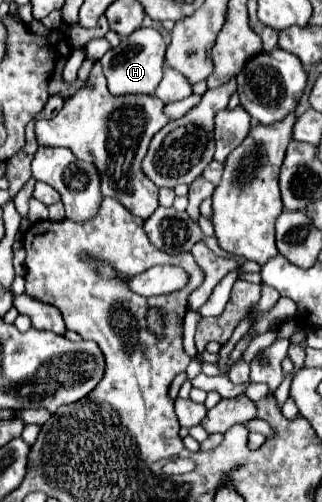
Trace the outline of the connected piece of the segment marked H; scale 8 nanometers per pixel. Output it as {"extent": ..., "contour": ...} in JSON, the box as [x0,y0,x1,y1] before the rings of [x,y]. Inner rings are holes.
{"extent":[99,28,165,96],"contour":[[[137,28],[133,34],[121,38],[117,48],[111,48],[99,62],[103,66],[103,74],[107,78],[107,88],[113,96],[127,94],[153,94],[163,78],[165,66],[165,42],[161,34],[153,28]]]}

